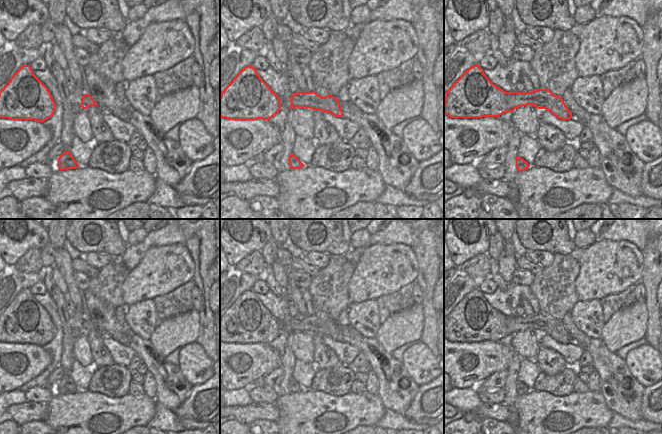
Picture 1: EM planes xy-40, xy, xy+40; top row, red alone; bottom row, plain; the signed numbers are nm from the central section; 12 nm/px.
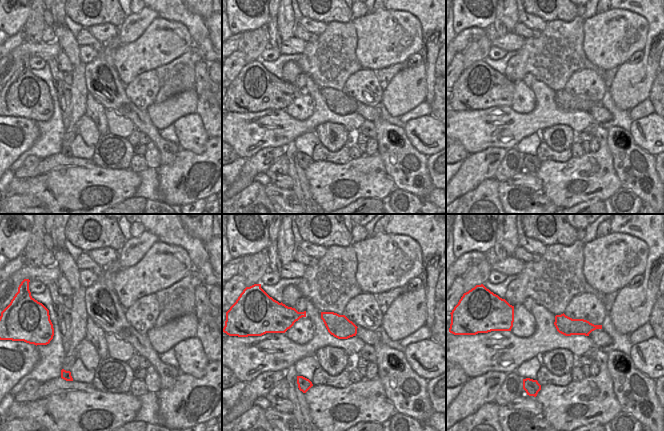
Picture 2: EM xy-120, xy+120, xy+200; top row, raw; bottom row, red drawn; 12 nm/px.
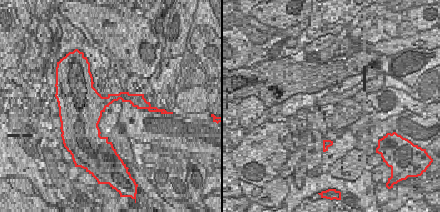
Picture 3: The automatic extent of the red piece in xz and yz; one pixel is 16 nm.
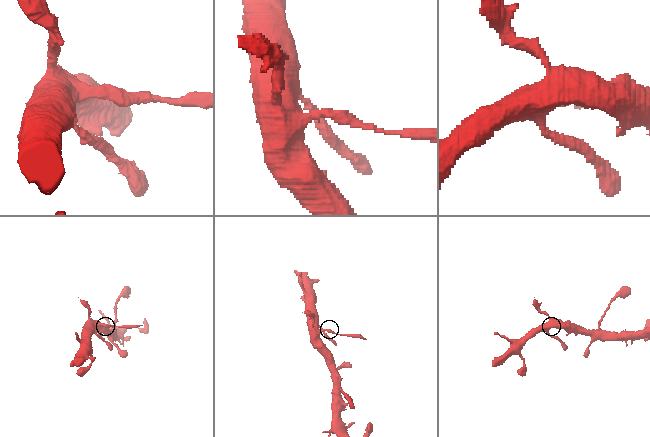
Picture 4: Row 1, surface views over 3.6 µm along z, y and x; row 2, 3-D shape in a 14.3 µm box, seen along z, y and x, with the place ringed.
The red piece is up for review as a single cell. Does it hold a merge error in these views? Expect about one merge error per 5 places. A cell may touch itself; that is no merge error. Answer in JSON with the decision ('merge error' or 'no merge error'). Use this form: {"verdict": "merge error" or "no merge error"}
{"verdict": "merge error"}

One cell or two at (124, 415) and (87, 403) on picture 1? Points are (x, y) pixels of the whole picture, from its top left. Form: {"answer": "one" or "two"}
{"answer": "one"}

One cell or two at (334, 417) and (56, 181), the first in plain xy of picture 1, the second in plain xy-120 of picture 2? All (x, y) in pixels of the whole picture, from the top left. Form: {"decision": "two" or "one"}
{"decision": "one"}

